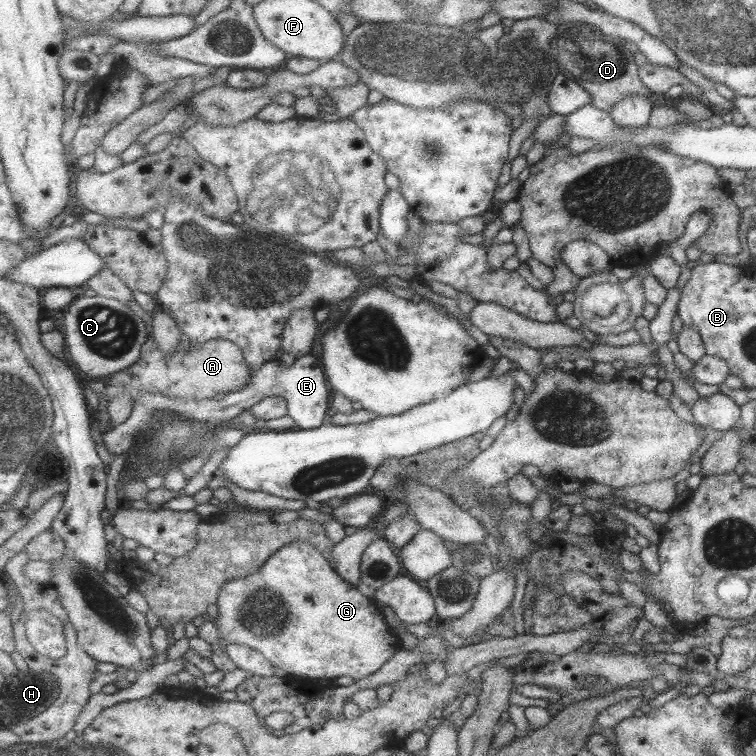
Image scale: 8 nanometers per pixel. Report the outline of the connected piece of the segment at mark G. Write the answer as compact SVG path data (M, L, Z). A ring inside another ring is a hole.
M308 541L287 544L258 572L227 583L219 605L221 615L215 622L220 630L219 644L253 646L289 676L300 676L312 683L340 676L363 679L379 671L401 649L399 637L384 620L376 600L362 595L357 585L348 582L331 560Z

